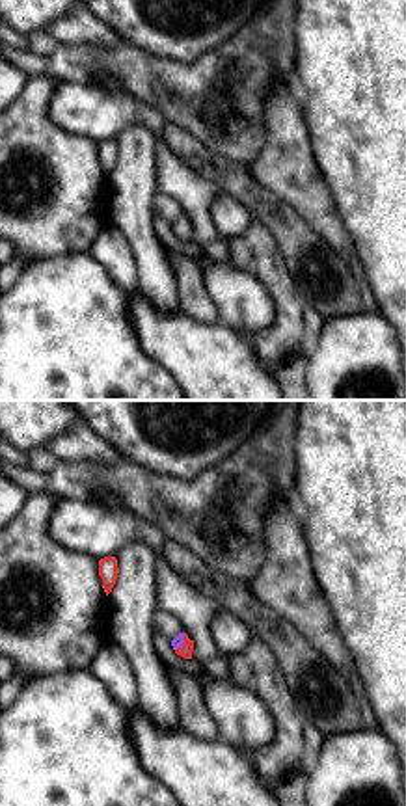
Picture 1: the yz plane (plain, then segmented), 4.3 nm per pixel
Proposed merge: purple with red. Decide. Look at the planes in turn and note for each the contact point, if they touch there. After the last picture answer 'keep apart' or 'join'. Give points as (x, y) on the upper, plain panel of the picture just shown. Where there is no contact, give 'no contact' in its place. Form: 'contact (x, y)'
contact (183, 226)

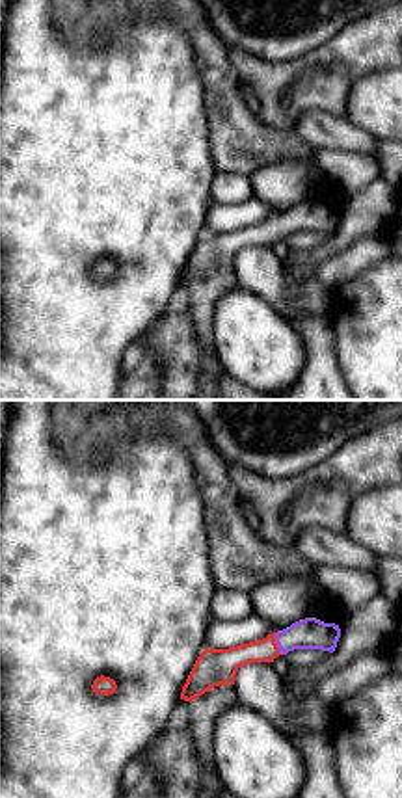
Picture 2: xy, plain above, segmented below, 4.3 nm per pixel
contact (276, 226)

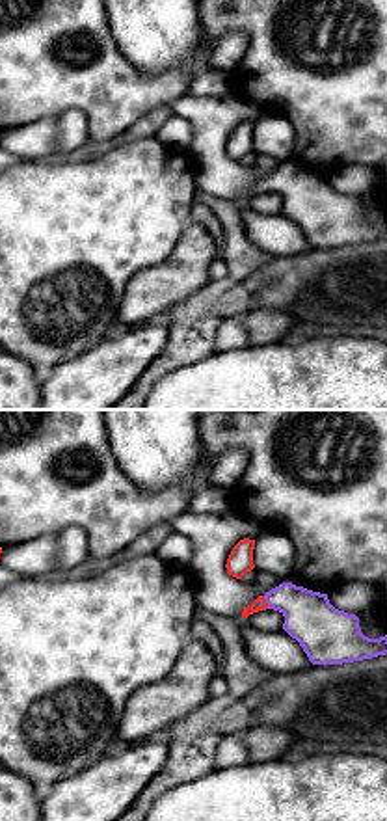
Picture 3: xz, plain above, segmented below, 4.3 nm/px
contact (266, 185)

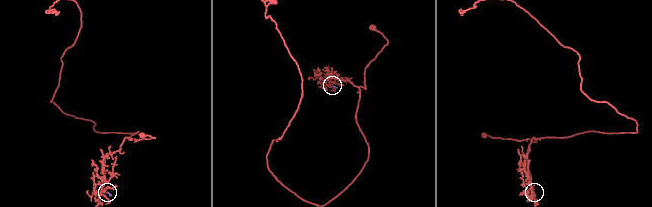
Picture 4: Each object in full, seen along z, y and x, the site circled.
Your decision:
join

